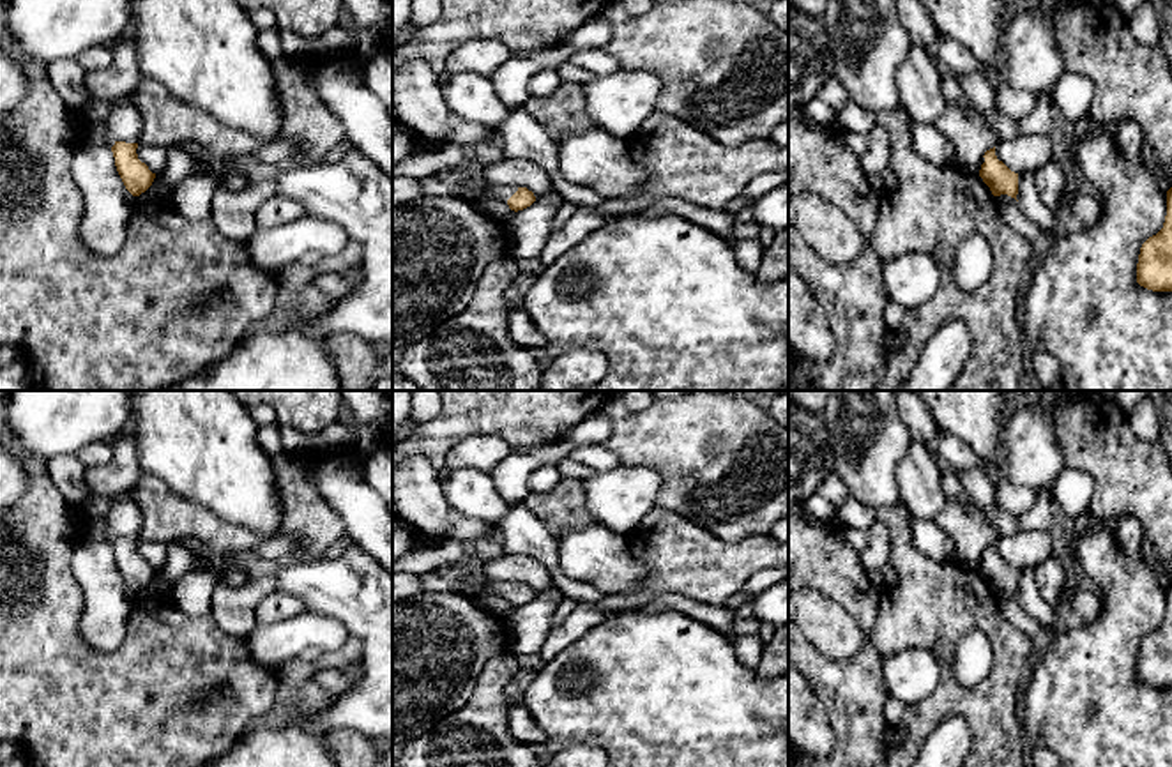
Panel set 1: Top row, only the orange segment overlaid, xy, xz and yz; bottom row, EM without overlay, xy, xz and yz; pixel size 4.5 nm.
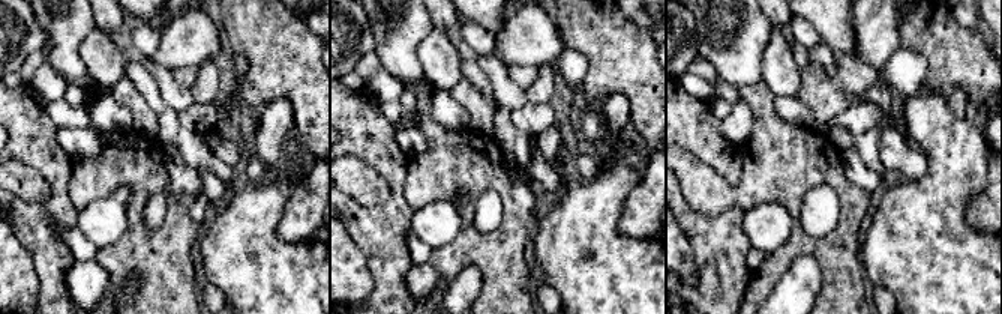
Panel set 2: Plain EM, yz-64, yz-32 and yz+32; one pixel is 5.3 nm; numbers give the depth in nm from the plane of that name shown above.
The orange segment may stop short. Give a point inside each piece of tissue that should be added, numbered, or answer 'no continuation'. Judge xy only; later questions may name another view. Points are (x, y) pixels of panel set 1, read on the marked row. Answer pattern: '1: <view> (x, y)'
1: xy (94, 131)

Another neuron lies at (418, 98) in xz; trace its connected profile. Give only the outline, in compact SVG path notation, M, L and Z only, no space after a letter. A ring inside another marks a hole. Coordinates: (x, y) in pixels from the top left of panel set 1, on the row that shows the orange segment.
M426 60L405 62L392 72L392 108L398 122L424 141L428 150L451 145L444 87Z

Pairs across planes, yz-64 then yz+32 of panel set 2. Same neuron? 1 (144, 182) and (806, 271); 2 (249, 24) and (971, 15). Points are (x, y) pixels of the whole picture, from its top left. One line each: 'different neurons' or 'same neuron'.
1: different neurons
2: different neurons

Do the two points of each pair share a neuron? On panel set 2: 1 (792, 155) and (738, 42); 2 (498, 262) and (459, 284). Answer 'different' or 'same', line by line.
1: different
2: different

